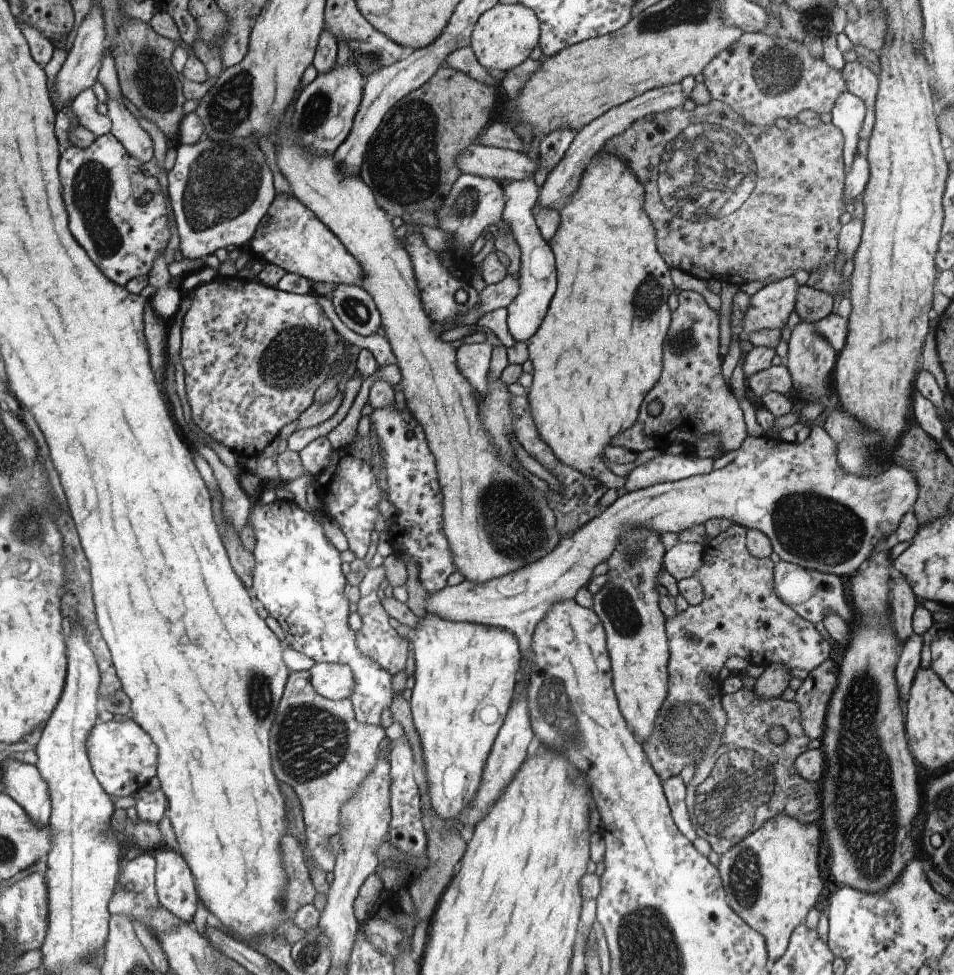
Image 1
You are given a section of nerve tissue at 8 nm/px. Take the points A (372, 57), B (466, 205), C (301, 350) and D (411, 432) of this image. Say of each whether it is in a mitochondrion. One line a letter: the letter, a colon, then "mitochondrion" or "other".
A: mitochondrion
B: mitochondrion
C: mitochondrion
D: other

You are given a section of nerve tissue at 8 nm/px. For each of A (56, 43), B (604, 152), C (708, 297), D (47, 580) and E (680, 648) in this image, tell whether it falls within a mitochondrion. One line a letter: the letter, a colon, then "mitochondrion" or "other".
A: other
B: other
C: other
D: mitochondrion
E: other

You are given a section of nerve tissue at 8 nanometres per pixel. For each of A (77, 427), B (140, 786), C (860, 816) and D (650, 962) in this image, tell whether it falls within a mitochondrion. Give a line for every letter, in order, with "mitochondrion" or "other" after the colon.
A: other
B: other
C: mitochondrion
D: mitochondrion

